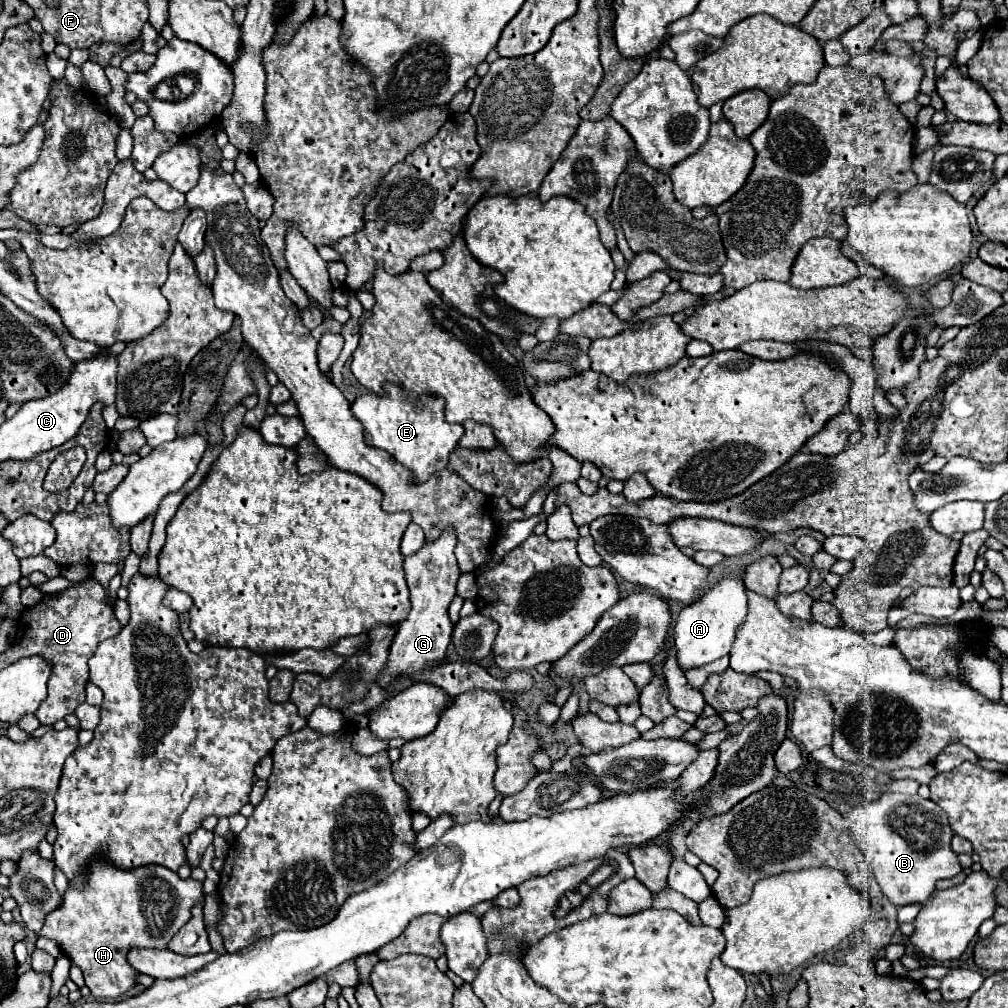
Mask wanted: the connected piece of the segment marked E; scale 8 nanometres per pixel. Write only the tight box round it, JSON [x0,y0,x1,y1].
[351,382,463,482]

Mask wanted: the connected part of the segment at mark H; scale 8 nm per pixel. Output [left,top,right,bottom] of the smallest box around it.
[39,860,203,998]

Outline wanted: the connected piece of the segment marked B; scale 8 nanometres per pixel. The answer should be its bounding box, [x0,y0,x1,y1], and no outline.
[847,792,961,906]

